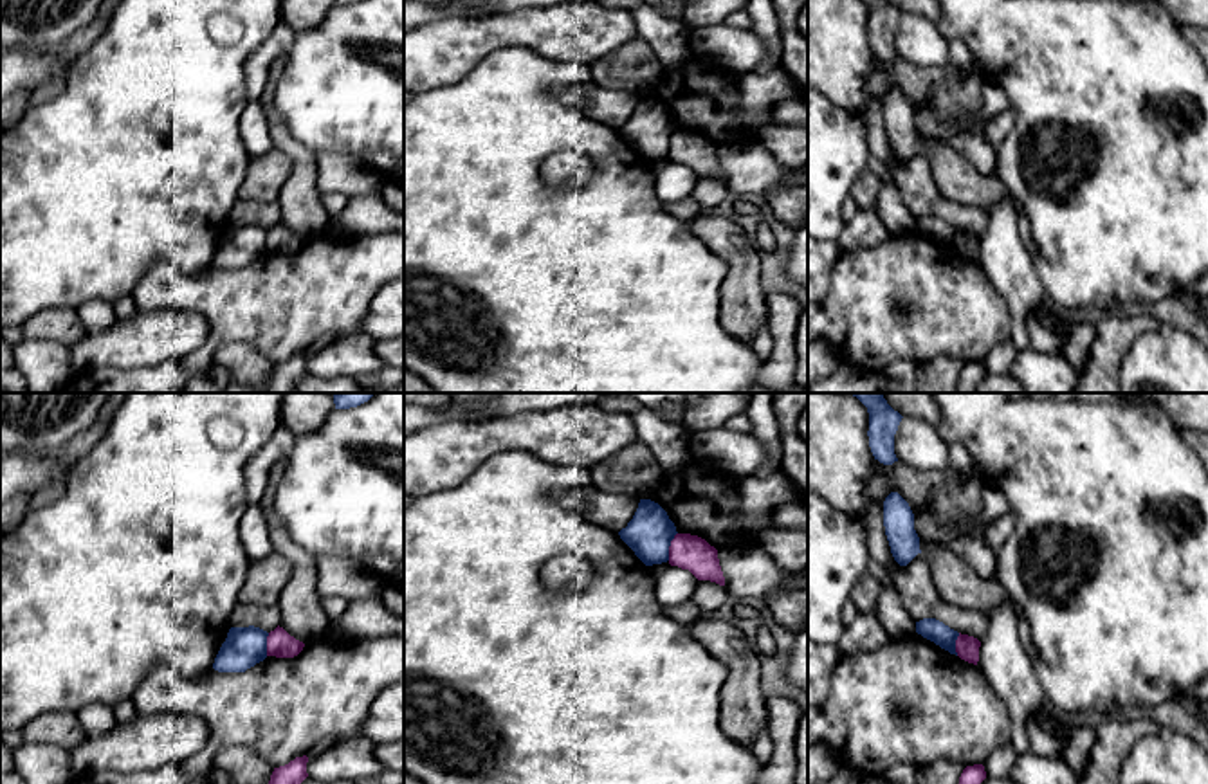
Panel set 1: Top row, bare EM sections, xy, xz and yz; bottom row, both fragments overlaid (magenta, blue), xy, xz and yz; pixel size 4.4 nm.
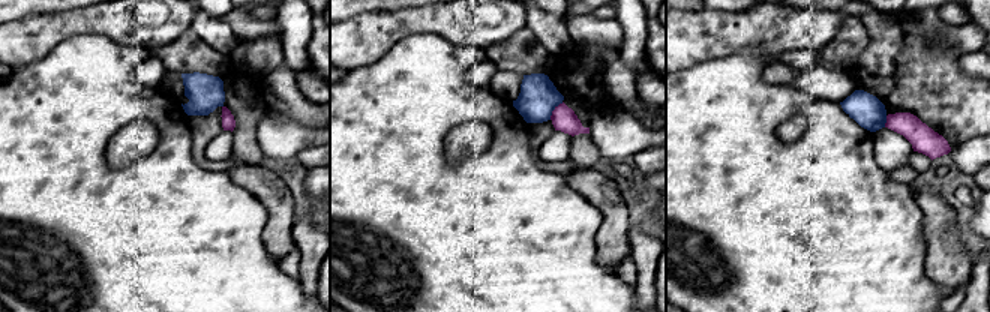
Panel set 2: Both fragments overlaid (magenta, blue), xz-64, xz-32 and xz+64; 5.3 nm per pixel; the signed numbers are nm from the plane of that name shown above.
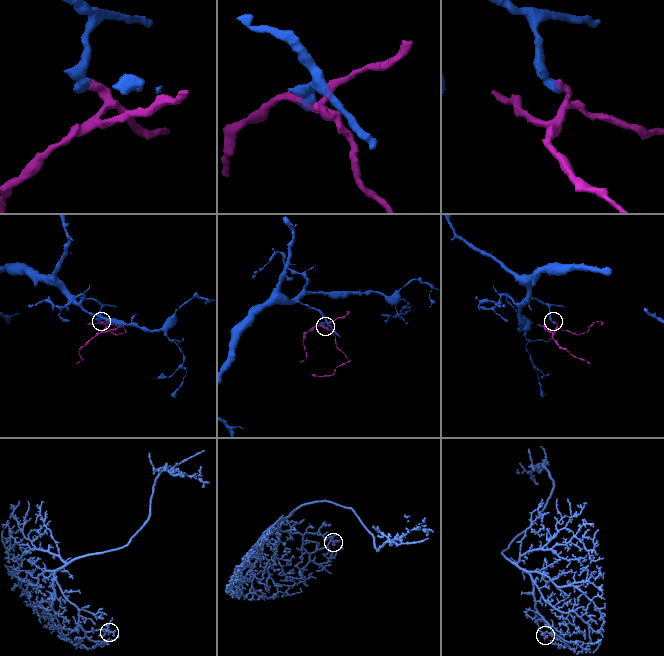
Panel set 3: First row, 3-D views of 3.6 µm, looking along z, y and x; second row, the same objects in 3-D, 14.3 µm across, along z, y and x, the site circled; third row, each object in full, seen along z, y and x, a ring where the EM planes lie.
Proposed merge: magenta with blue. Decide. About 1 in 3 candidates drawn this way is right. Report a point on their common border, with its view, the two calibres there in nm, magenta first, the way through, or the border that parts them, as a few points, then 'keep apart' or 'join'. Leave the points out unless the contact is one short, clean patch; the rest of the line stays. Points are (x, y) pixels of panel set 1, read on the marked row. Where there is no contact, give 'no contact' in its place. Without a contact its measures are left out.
meets magenta in xz at (669, 546); 160 nm thick on the magenta side, 200 nm on the other; border along xz (677, 532), (668, 559); keep apart

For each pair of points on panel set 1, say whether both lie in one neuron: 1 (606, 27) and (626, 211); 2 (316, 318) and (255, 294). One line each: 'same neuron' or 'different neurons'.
1: different neurons
2: same neuron

